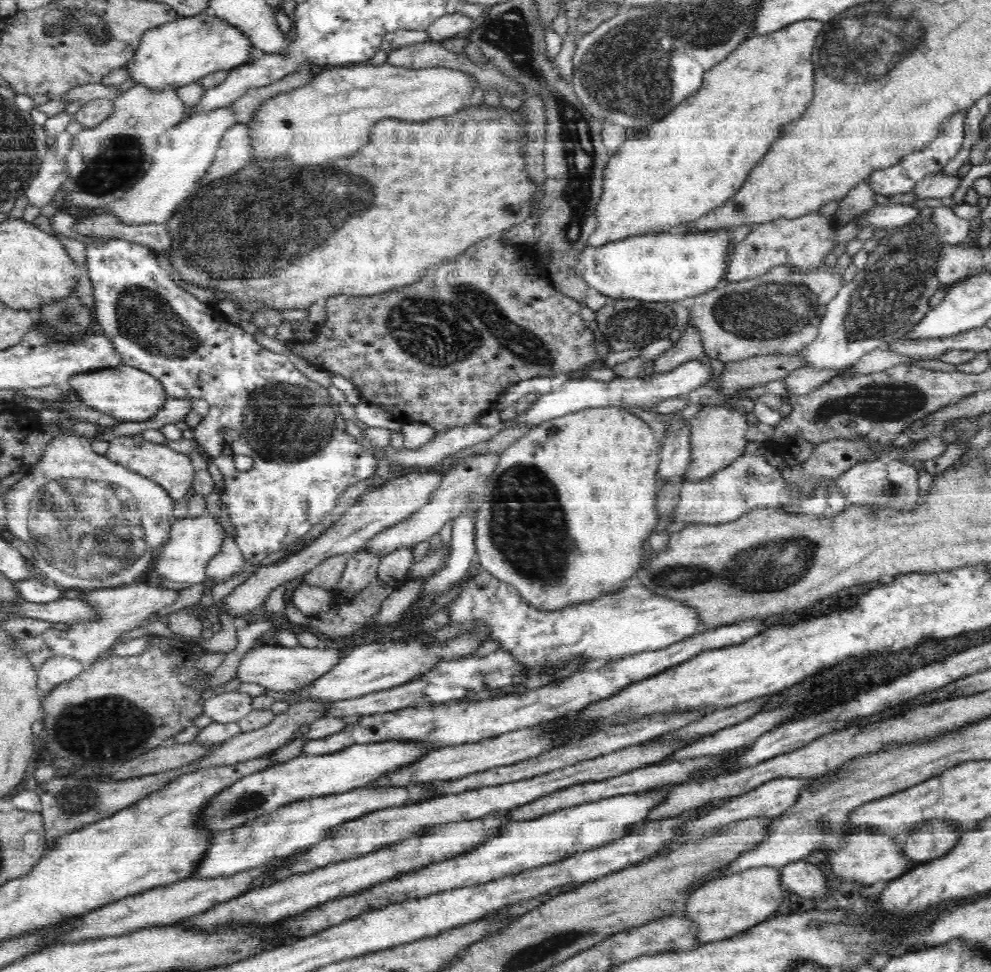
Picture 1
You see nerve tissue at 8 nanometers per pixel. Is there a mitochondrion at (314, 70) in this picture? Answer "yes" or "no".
no

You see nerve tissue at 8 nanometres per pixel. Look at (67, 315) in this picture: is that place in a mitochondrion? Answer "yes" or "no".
yes

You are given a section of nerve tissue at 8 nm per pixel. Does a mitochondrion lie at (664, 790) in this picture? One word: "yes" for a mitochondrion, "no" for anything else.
no

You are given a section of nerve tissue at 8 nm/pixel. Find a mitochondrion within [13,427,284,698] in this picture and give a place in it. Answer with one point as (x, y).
(82, 526)

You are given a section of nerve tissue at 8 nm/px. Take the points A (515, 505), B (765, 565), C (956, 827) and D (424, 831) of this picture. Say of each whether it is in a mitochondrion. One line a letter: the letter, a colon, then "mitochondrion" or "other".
A: mitochondrion
B: mitochondrion
C: other
D: other

